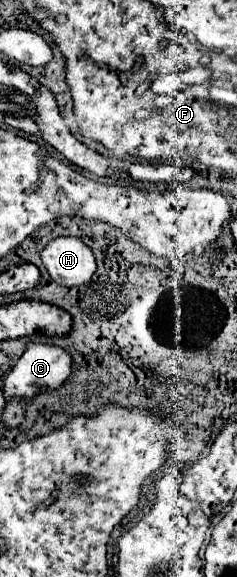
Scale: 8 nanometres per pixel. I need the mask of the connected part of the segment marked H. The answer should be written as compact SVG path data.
M56 237L42 249L42 261L50 277L66 287L82 285L96 273L92 249L78 237Z

